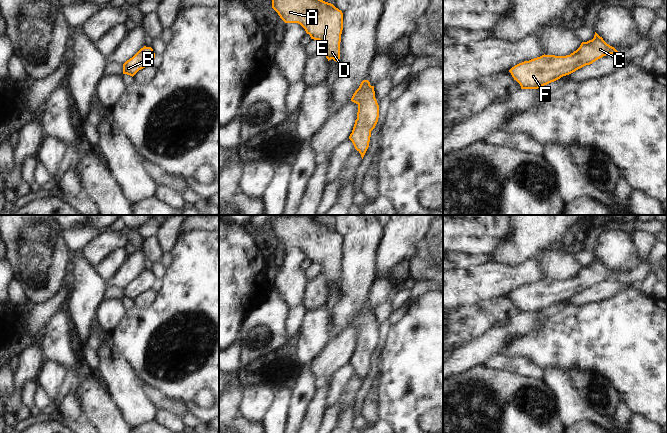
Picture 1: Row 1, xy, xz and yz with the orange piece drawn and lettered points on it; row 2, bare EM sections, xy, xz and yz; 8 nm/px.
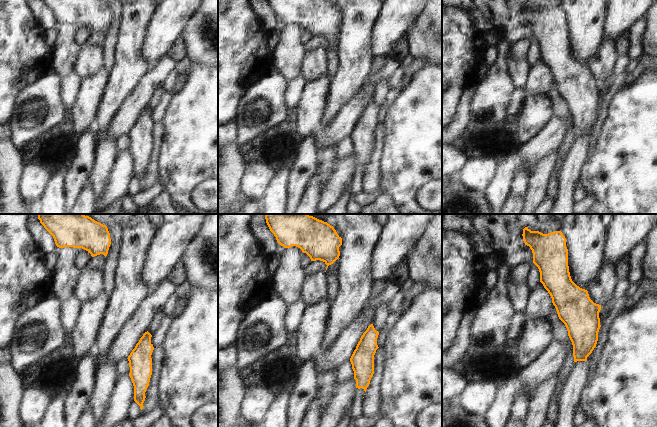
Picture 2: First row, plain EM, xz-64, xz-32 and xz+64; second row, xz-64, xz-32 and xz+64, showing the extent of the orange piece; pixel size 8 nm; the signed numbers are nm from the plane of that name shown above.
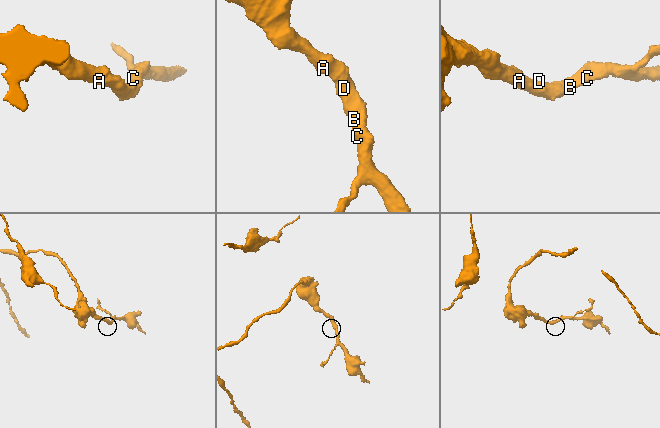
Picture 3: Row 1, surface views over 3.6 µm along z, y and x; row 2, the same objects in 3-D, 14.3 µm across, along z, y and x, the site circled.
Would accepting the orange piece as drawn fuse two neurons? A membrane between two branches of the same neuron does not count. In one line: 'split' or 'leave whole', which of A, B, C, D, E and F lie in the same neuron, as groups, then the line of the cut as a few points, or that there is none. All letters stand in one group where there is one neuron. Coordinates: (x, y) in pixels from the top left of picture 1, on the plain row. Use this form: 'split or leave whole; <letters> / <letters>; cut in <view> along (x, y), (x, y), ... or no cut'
leave whole; A B C D E F; no cut

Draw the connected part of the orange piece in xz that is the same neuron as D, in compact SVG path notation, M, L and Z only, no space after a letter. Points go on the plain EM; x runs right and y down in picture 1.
M269 215L272 232L285 247L298 247L311 263L322 267L326 282L339 286L343 237L308 215L282 217Z

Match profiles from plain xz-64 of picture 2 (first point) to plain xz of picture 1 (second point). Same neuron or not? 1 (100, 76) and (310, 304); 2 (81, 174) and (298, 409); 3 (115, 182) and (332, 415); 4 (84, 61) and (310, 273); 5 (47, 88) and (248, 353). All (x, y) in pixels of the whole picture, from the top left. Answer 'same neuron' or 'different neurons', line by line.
1: different neurons
2: same neuron
3: same neuron
4: different neurons
5: same neuron

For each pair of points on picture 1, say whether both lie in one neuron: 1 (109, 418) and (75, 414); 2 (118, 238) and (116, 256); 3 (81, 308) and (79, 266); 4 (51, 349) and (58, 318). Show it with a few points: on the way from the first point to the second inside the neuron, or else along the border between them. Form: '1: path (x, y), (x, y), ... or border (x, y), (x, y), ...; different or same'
1: border (76, 393), (77, 400), (85, 417); different
2: border (122, 248), (112, 250), (99, 263); different
3: path (81, 298), (81, 276); same
4: path (56, 341), (58, 326); same

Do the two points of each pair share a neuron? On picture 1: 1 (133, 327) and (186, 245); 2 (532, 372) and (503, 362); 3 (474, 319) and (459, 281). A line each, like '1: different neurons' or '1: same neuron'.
1: same neuron
2: same neuron
3: different neurons

